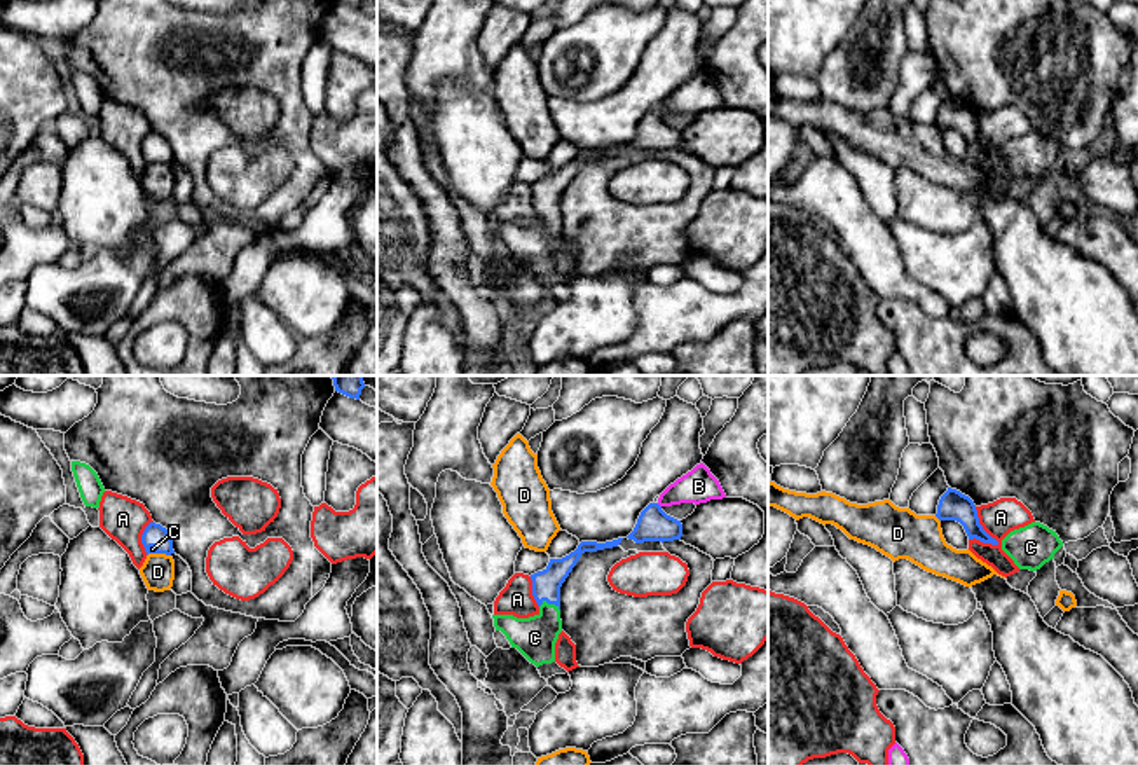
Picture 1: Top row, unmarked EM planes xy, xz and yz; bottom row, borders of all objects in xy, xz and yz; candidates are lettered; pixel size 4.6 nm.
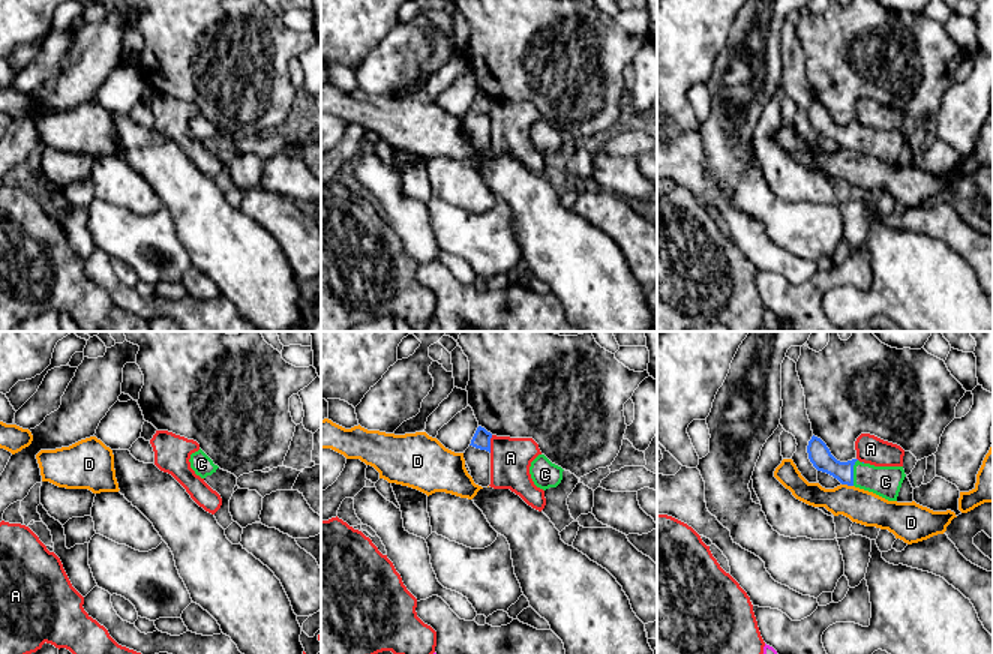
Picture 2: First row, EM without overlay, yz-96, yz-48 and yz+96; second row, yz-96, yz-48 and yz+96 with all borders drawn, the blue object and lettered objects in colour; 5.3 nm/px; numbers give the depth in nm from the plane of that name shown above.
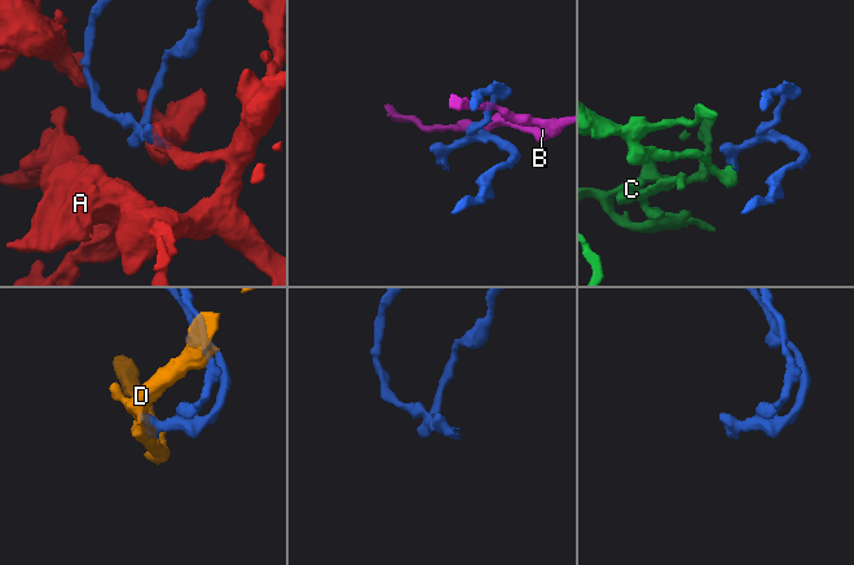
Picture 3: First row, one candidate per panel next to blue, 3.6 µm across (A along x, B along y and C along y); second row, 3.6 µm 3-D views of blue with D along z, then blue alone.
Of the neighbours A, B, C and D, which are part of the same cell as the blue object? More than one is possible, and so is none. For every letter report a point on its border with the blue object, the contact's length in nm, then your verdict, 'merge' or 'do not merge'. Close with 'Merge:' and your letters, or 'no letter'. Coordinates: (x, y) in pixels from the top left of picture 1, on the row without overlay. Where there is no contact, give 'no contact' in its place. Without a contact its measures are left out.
A: yz (981, 135) | 220 nm | do not merge
B: xz (658, 114) | 30 nm | do not merge
C: xz (550, 212) | 100 nm | merge
D: xy (157, 161) | 110 nm | do not merge
Merge: C

